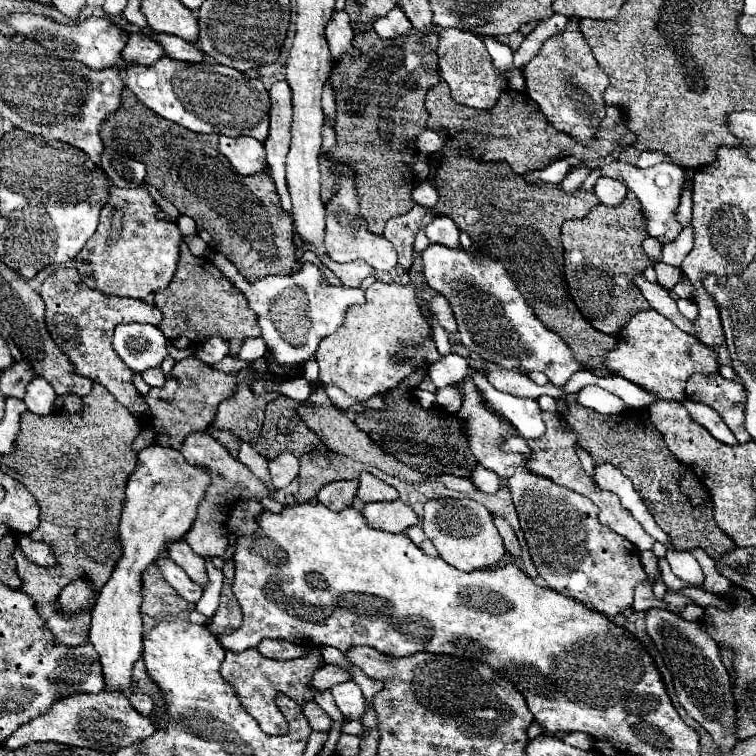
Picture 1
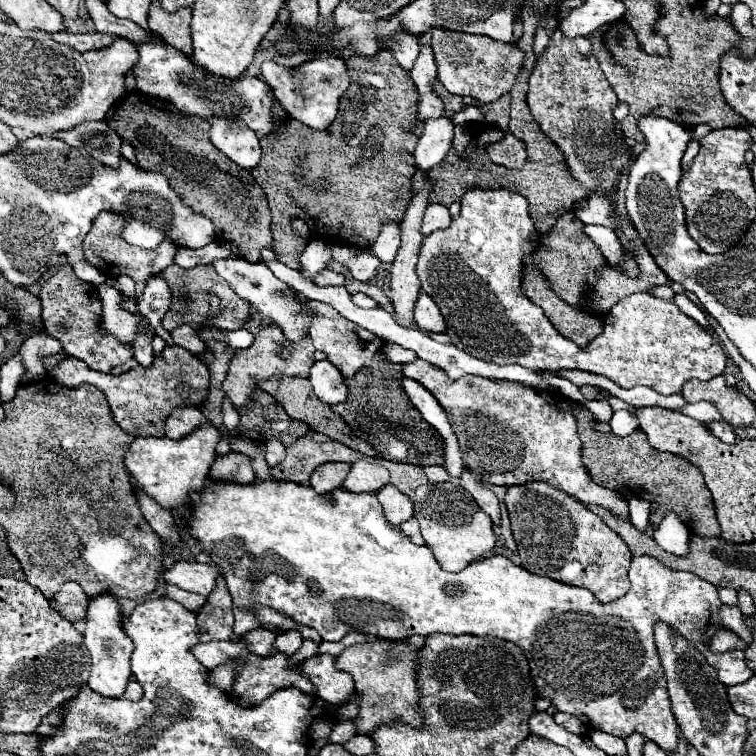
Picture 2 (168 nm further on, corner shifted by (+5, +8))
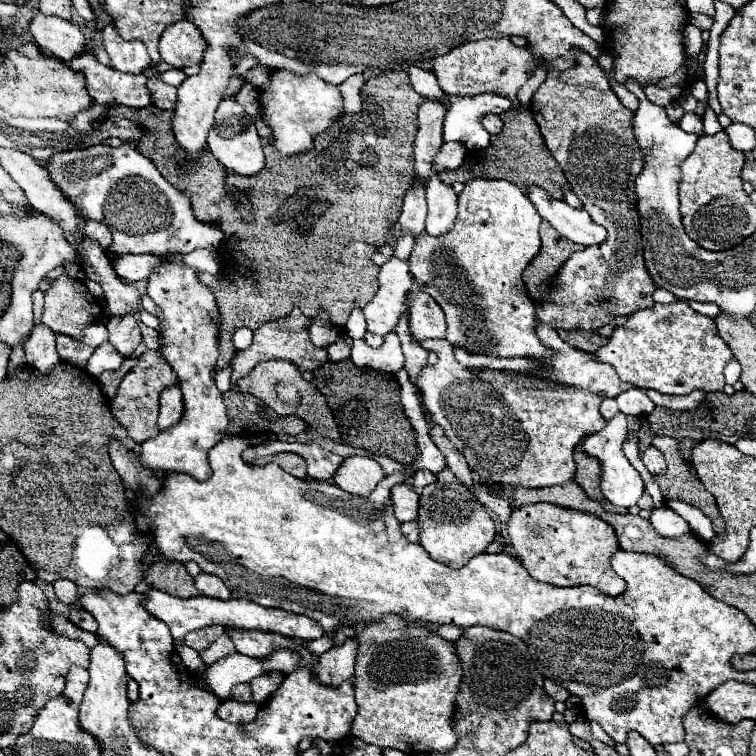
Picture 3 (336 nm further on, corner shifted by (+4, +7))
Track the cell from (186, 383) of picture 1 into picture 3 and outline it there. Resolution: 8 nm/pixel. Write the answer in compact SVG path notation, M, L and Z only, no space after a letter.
M145 350L135 368L123 378L119 392L115 394L115 398L111 398L113 402L113 416L115 420L129 432L129 436L141 444L149 438L155 438L159 434L159 426L157 426L157 414L159 414L159 396L165 388L177 386L179 378L175 374L175 370L169 366L169 362L165 360L161 350Z

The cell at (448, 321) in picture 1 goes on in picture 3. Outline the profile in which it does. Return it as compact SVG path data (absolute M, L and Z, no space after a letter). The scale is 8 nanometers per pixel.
M413 292L409 306L409 326L415 340L445 338L445 314L439 304L423 292Z

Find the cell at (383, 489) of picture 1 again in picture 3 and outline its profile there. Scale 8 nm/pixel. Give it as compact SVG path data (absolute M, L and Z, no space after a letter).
M351 456L343 460L341 468L333 476L337 486L355 496L369 496L383 478L383 468L373 458L365 456Z

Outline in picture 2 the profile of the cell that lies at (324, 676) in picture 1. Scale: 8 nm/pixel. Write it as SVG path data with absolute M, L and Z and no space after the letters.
M374 639L362 645L350 645L336 661L336 667L348 671L354 677L356 689L360 693L360 713L354 719L358 735L372 735L372 731L380 725L392 725L402 721L410 727L422 727L424 717L420 717L418 701L418 655L420 651L408 641L386 641Z

